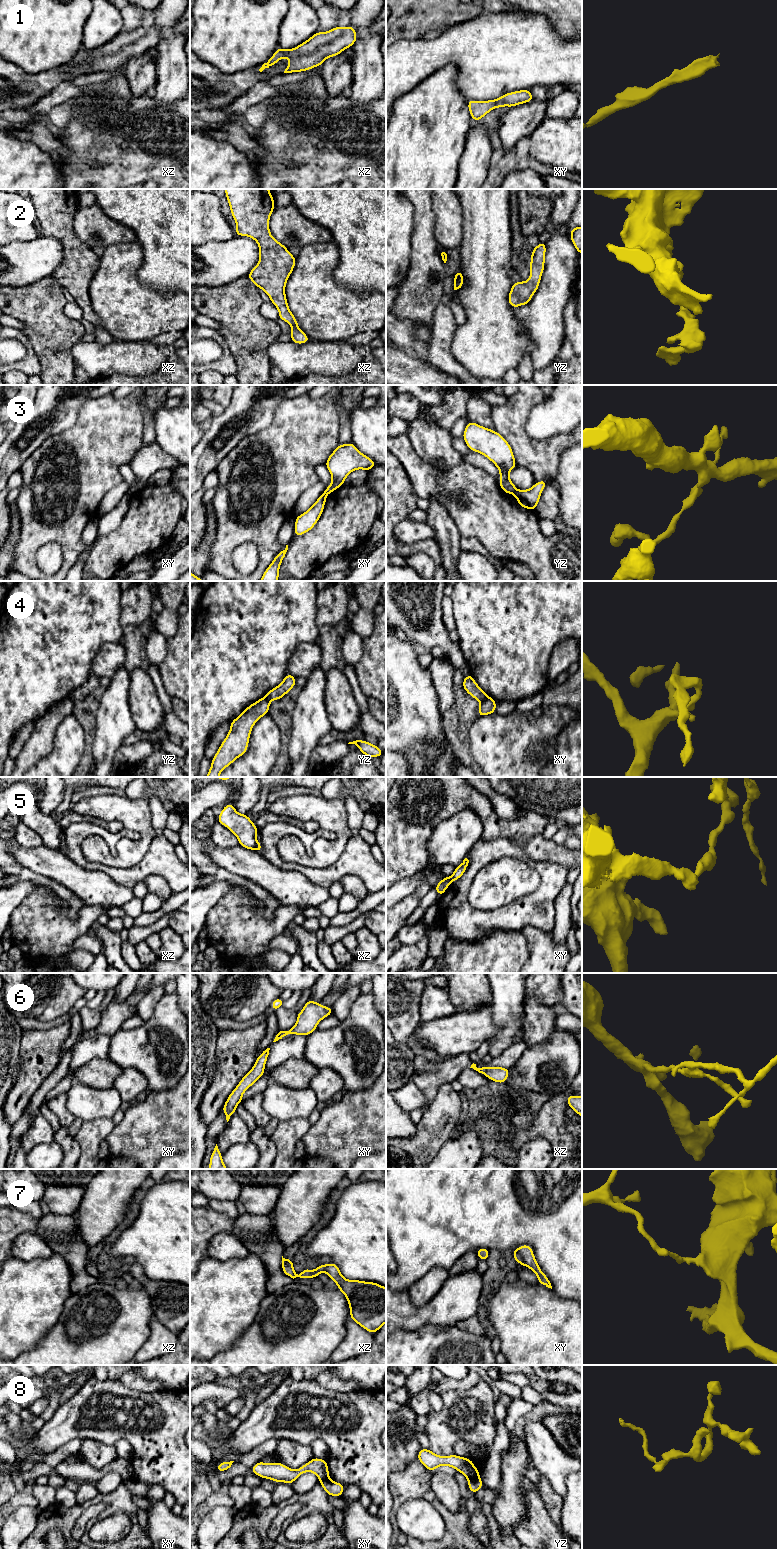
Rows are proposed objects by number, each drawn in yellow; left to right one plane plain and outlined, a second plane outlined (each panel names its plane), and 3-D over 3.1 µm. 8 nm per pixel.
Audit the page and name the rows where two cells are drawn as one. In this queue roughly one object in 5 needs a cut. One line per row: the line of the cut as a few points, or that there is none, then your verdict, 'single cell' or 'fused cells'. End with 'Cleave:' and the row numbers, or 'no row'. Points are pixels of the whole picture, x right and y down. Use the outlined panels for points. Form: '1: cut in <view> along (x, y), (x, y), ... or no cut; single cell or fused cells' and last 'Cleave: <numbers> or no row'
1: no cut; single cell
2: no cut; single cell
3: cut in yz along (517, 490), (514, 494); fused cells
4: cut in xy along (489, 697), (480, 701); fused cells
5: cut in xy along (449, 877), (452, 880); fused cells
6: no cut; single cell
7: cut in xy along (517, 1249), (524, 1265); fused cells
8: no cut; single cell
Cleave: 3, 4, 5, 7

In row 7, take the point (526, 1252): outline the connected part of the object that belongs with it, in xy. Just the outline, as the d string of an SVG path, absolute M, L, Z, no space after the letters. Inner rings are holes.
M525 1244L519 1246L517 1250L523 1259L524 1266L531 1269L537 1275L538 1283L552 1289L548 1277L542 1272L535 1259L532 1247Z

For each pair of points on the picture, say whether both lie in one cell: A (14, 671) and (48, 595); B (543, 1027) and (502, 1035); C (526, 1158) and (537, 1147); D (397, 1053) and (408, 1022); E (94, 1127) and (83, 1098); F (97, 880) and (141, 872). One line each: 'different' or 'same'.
A: same
B: different
C: same
D: different
E: different
F: different

